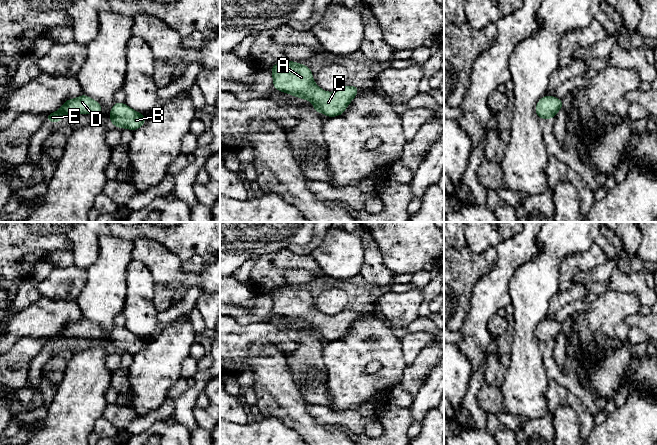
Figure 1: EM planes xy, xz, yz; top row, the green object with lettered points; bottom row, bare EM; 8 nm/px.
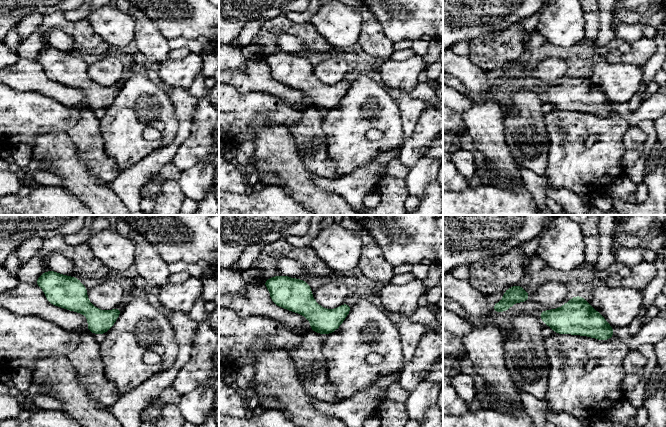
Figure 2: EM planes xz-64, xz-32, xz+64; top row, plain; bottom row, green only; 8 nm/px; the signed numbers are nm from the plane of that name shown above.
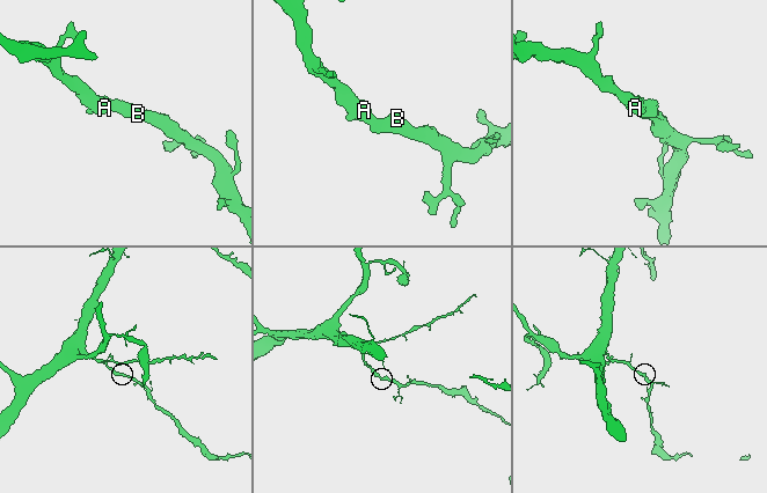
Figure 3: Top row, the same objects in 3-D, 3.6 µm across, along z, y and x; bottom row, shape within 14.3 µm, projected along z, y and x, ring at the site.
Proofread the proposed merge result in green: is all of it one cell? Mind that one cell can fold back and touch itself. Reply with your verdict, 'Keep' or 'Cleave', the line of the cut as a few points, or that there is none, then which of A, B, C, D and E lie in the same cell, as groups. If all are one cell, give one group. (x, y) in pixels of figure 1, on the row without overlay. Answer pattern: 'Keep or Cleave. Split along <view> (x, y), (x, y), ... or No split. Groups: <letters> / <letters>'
Keep. No split. Groups: A B C D E

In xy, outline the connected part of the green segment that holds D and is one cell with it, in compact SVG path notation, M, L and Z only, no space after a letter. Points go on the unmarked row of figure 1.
M82 318L77 322L66 324L60 333L46 339L45 343L56 348L61 343L75 338L95 338L100 340L102 338L102 330L86 318Z

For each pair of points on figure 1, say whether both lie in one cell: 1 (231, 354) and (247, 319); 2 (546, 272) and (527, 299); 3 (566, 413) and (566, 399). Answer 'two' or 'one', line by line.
1: two
2: one
3: two

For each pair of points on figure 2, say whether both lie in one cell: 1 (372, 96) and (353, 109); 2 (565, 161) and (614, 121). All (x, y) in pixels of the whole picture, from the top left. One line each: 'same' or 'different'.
1: same
2: same

